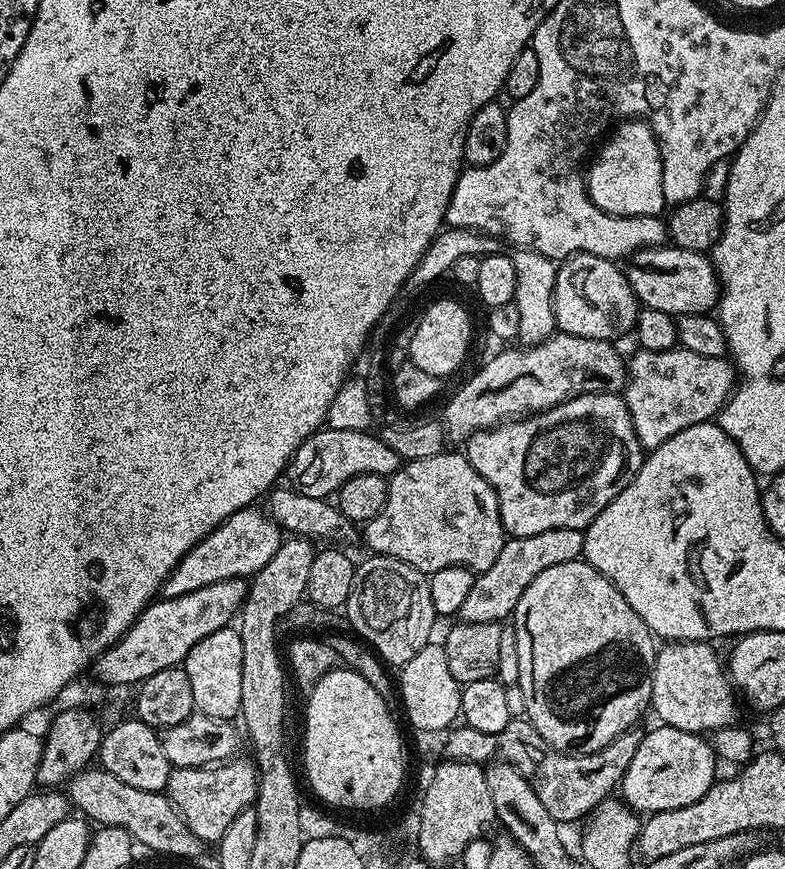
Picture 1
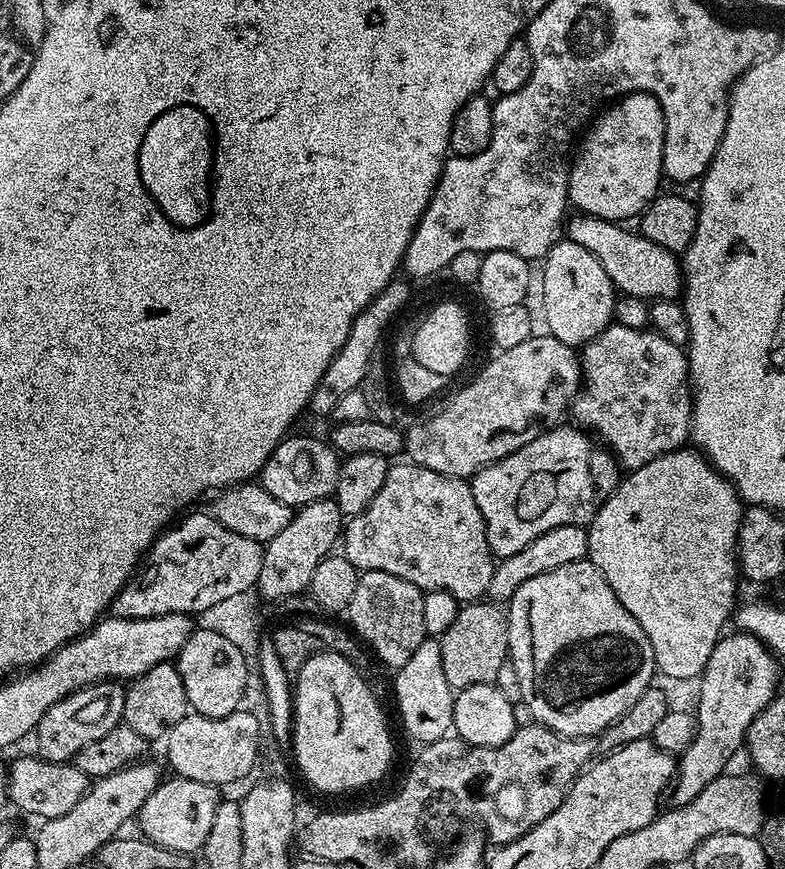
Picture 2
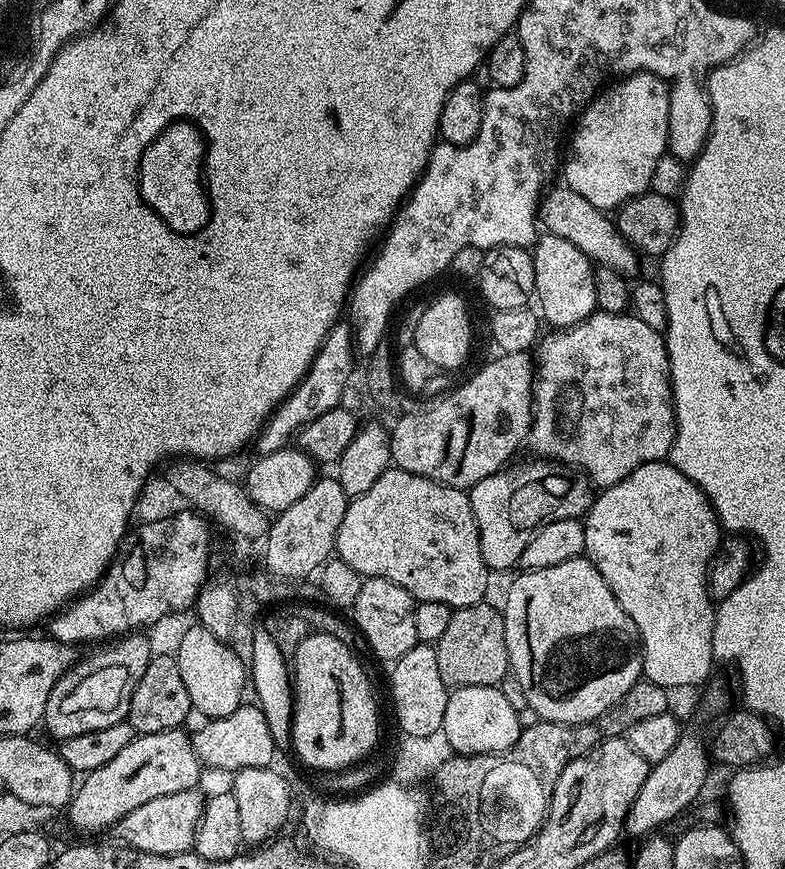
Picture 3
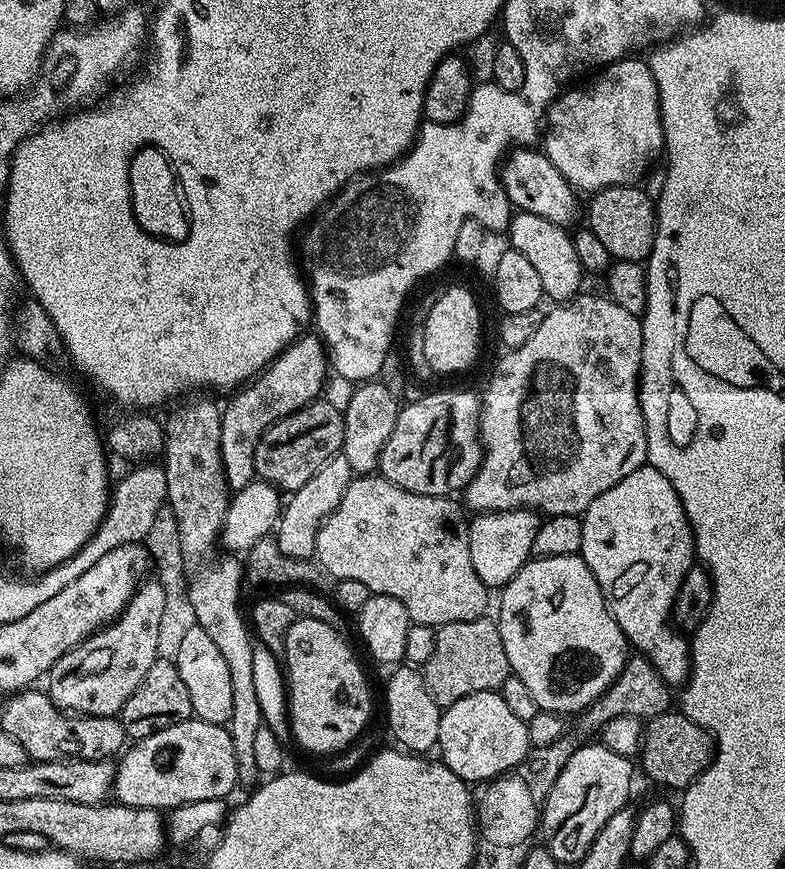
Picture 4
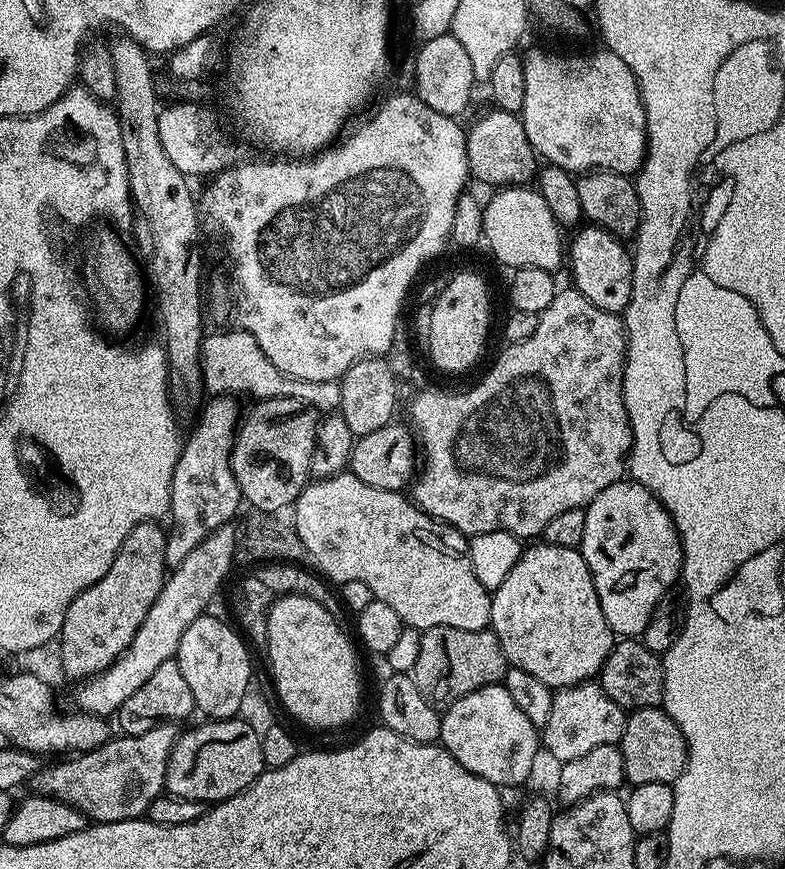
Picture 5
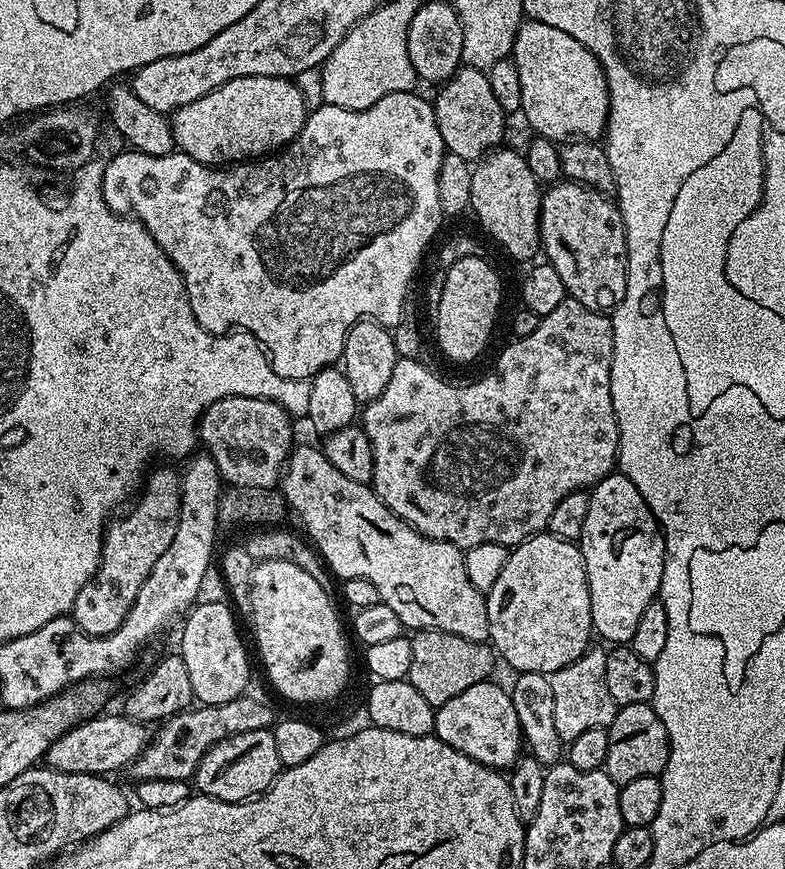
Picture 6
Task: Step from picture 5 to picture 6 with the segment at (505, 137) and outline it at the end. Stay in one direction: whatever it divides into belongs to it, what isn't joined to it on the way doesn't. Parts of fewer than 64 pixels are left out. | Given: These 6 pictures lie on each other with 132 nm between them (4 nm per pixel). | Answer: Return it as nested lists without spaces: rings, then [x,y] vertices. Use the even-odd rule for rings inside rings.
[[[461,66],[437,92],[440,93],[434,96],[434,107],[438,134],[442,134],[442,142],[448,152],[469,162],[479,162],[489,152],[501,147],[506,113],[494,99],[487,71]]]

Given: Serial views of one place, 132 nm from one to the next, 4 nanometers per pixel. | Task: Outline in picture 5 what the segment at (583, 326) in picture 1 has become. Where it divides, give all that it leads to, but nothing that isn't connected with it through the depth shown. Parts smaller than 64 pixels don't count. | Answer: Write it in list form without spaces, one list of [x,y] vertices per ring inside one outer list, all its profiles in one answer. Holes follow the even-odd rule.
[[[504,186],[492,201],[484,204],[484,238],[483,243],[488,244],[492,251],[492,256],[500,264],[505,264],[508,270],[517,268],[537,268],[547,272],[559,273],[561,264],[566,260],[566,240],[560,237],[562,227],[552,214],[550,207],[546,206],[546,201],[540,191],[532,186]]]

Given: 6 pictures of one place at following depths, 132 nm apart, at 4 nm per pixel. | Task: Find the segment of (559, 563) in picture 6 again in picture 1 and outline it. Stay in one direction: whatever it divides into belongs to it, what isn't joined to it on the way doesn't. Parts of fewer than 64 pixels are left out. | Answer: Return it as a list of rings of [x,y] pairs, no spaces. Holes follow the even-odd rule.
[[[577,558],[558,566],[550,566],[550,570],[542,570],[542,574],[538,574],[538,578],[526,586],[522,598],[518,598],[514,623],[518,638],[518,678],[526,719],[534,726],[534,730],[538,730],[538,734],[542,734],[542,738],[546,738],[550,747],[565,752],[567,756],[592,756],[595,752],[603,752],[624,732],[629,732],[641,723],[640,715],[644,711],[647,713],[652,703],[652,664],[656,661],[657,645],[652,644],[653,633],[649,632],[646,622],[638,618],[634,606],[630,606],[630,602],[626,602],[626,598],[622,598],[616,587],[598,570],[594,570],[594,566]]]

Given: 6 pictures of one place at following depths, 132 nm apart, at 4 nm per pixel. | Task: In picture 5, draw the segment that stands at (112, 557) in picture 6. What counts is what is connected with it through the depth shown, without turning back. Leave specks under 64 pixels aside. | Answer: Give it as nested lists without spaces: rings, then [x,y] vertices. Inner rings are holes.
[[[155,520],[134,526],[134,530],[126,534],[114,562],[110,562],[110,570],[106,570],[106,574],[102,574],[102,578],[98,578],[94,586],[82,590],[82,594],[78,594],[74,602],[70,602],[66,618],[62,622],[58,645],[60,644],[60,664],[66,675],[73,676],[73,681],[79,682],[105,672],[124,653],[126,646],[130,646],[138,626],[142,626],[142,618],[150,614],[150,606],[154,606],[154,598],[158,598],[166,579],[164,555],[168,538],[165,529],[160,529],[160,526]]]

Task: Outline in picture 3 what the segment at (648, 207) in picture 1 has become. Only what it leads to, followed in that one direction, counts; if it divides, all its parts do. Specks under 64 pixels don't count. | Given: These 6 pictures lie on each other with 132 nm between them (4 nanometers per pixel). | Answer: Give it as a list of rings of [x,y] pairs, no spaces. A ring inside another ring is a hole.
[[[634,72],[605,87],[578,117],[576,133],[575,128],[571,133],[572,153],[569,156],[567,153],[562,164],[563,183],[572,188],[574,194],[582,194],[582,198],[586,198],[590,206],[601,210],[618,210],[628,200],[649,191],[653,187],[652,175],[655,174],[660,159],[666,156],[668,147],[668,89],[666,81],[649,72]]]

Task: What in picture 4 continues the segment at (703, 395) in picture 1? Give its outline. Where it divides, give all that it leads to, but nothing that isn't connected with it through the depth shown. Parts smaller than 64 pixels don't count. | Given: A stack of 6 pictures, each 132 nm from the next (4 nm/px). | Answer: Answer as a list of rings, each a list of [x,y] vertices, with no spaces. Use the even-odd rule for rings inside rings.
[[[577,294],[572,299],[557,303],[550,310],[547,309],[538,330],[534,330],[527,342],[517,348],[507,349],[503,353],[505,356],[497,362],[496,369],[488,380],[488,389],[482,392],[480,406],[480,442],[484,446],[484,457],[480,460],[480,468],[474,474],[474,478],[462,493],[462,500],[465,500],[463,503],[469,509],[472,507],[473,513],[531,508],[545,517],[580,516],[590,506],[590,502],[598,498],[598,494],[606,494],[606,490],[610,490],[610,486],[615,486],[617,482],[622,482],[626,474],[634,474],[634,470],[648,464],[644,408],[640,404],[641,317],[630,314],[630,310],[622,310],[622,306],[618,306],[607,295],[584,295]]]

